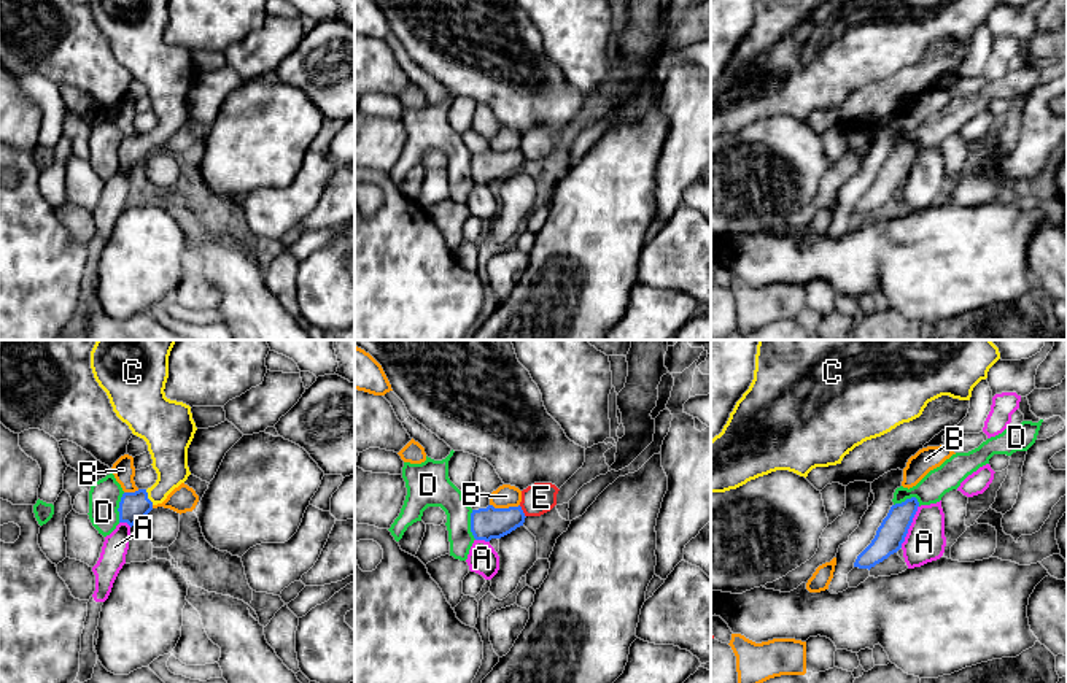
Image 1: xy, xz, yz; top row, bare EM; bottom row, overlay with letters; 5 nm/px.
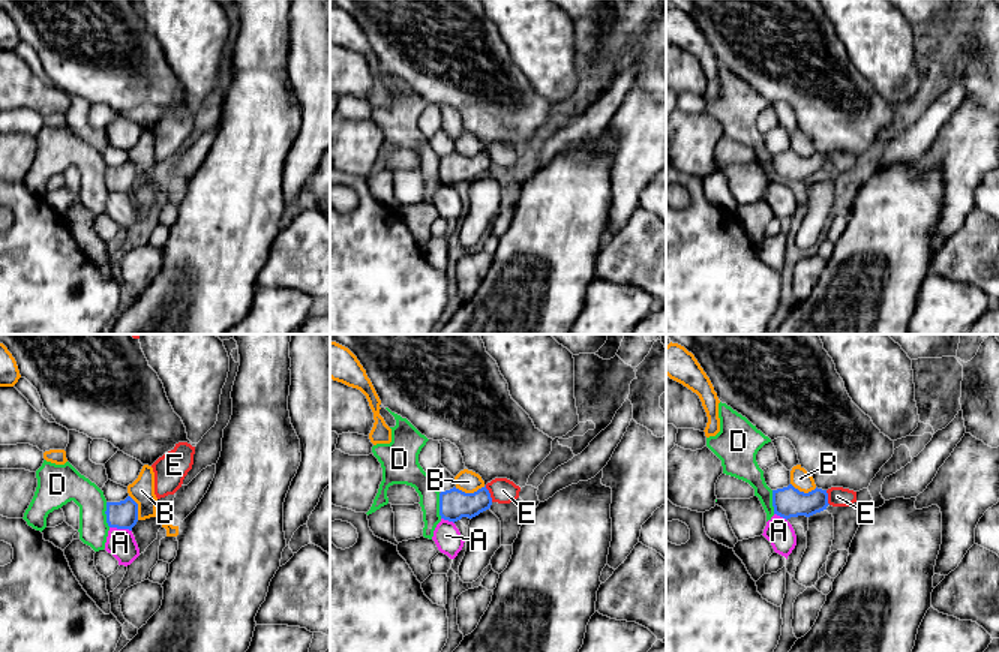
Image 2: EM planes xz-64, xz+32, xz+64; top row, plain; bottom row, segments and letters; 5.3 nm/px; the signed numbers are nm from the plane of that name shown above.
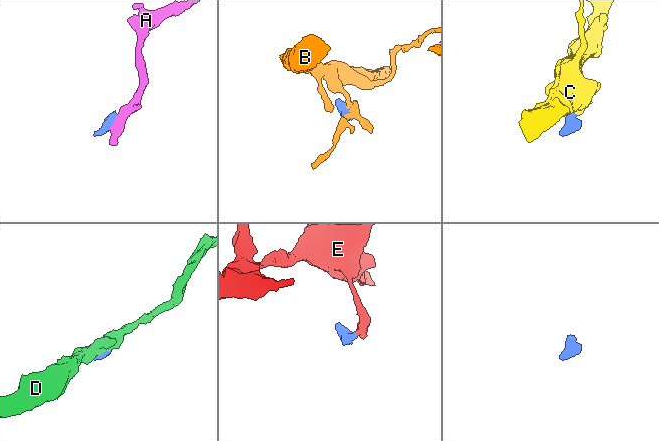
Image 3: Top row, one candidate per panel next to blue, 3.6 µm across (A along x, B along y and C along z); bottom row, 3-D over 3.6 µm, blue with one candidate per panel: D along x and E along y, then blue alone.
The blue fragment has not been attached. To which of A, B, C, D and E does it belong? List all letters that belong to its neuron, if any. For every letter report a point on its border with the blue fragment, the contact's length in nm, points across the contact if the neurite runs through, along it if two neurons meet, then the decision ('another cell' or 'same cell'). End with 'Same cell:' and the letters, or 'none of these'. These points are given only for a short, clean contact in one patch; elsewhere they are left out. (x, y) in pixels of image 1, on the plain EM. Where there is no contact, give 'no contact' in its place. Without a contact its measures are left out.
A: yz (910, 169) | 240 nm | along yz (918, 150), (900, 191) | another cell
B: xz (504, 153) | 150 nm | another cell
C: xy (147, 142) | 90 nm | across xy (134, 151), (147, 142), (167, 124), (169, 99) | same cell
D: yz (907, 143) | 140 nm | along yz (919, 146), (911, 142), (894, 150) | another cell
E: xz (522, 156) | 70 nm | along xz (519, 150), (525, 161) | another cell
Same cell: C

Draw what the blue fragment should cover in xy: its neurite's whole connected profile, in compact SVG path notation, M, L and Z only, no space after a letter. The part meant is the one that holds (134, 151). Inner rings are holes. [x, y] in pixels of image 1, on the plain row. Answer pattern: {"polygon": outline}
{"polygon": "M91 0L91 13L116 60L143 83L157 118L148 133L124 137L119 167L143 165L188 124L188 92L197 75L191 51L165 41L169 0Z"}

